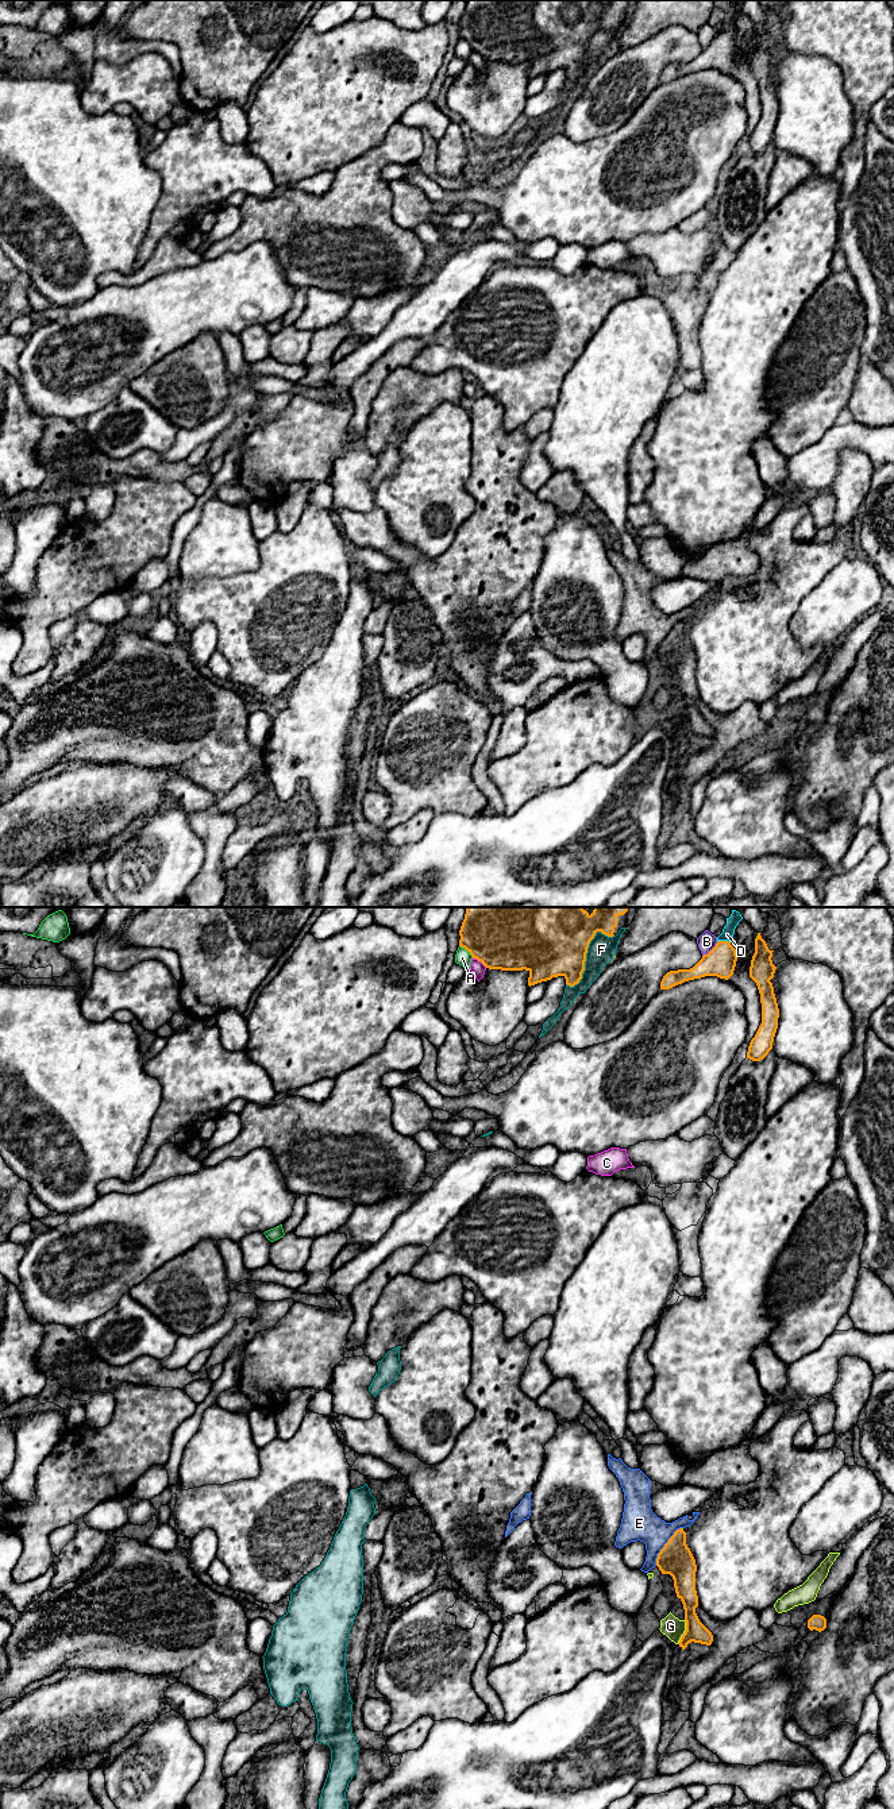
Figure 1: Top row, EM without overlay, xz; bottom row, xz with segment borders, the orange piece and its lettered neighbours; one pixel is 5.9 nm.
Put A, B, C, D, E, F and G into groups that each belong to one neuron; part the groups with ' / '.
A / B / C / D / E / F / G

